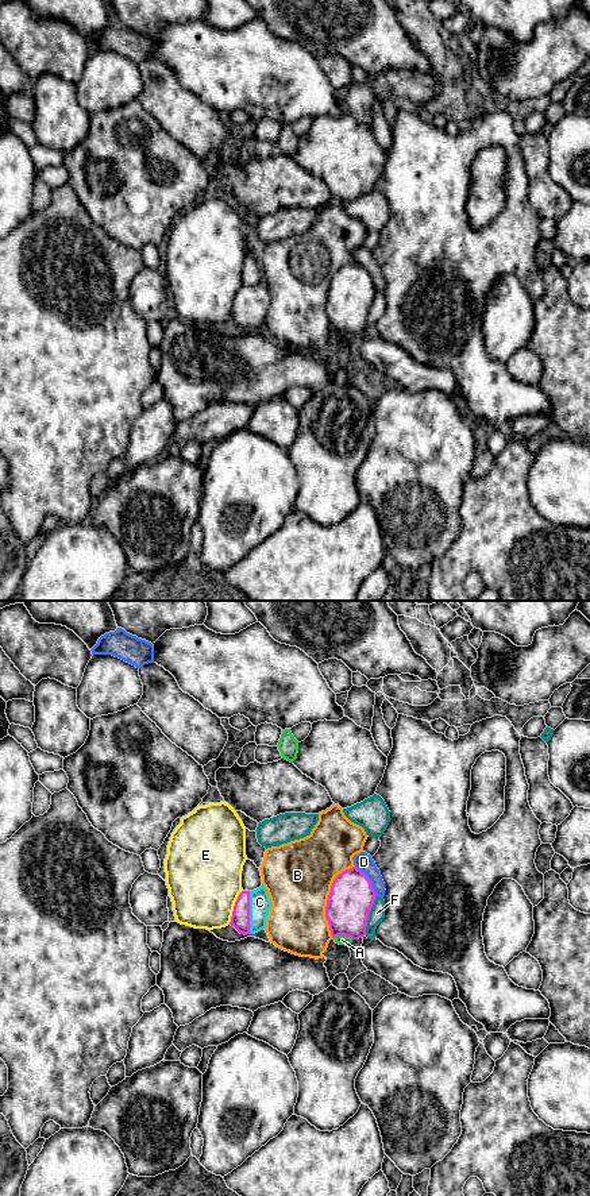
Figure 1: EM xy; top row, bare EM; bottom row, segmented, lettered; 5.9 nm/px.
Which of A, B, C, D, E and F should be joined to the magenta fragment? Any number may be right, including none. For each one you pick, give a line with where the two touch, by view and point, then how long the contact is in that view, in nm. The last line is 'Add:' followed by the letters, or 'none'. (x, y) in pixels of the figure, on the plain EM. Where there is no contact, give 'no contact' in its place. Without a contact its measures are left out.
C: contact xy (249, 308); length 260 nm
Add: C

